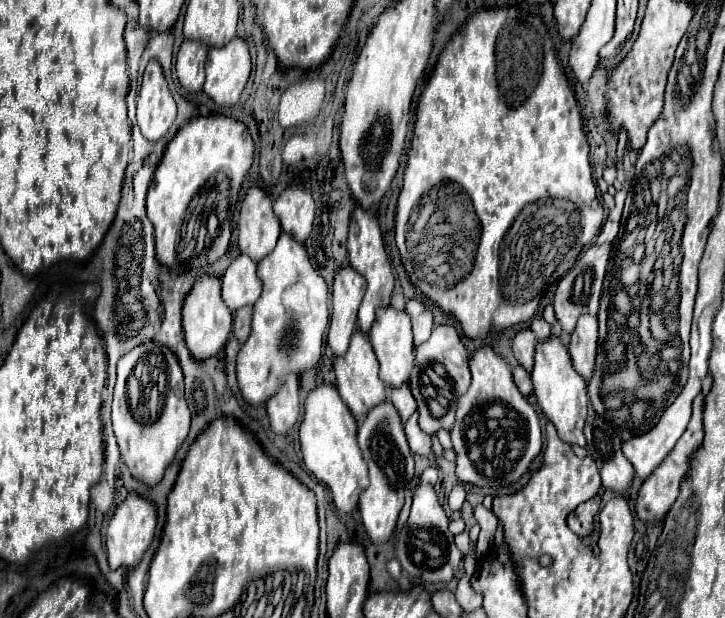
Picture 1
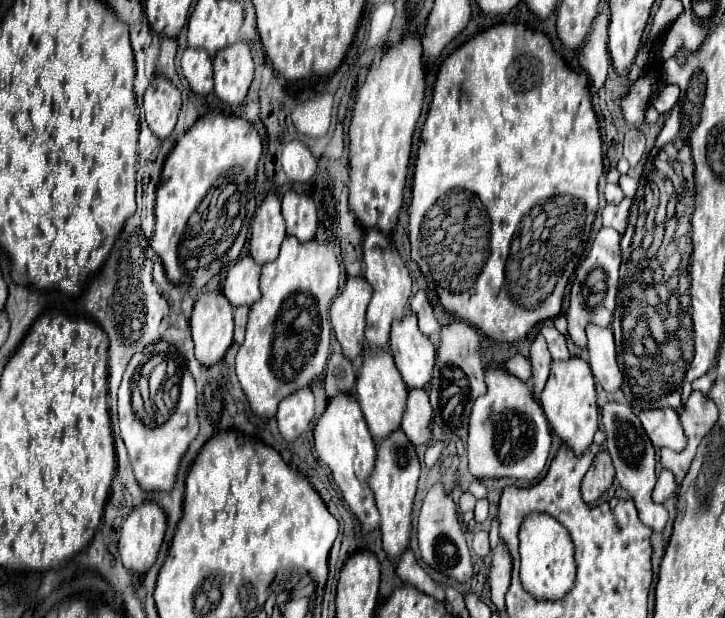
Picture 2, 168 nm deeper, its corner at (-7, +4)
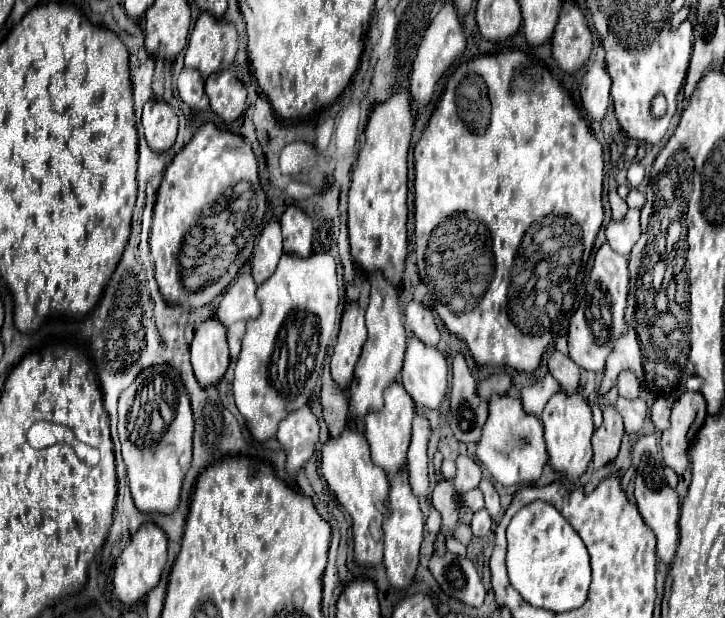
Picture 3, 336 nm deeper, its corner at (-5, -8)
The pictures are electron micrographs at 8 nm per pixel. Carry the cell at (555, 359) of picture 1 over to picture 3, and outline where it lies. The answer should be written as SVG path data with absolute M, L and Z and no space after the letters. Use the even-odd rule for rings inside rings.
M579 386L573 396L569 396L565 390L559 390L557 396L551 396L547 402L543 414L541 414L543 426L545 426L545 442L549 452L549 464L557 470L567 474L567 478L575 480L579 478L585 468L591 462L591 436L593 436L593 418L591 408L587 404L587 398L583 396L583 388Z

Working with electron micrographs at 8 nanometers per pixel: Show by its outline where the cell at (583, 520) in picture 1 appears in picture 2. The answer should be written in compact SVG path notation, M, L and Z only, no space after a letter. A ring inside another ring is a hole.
M603 450L593 458L593 464L583 478L583 486L581 486L583 500L595 502L611 486L613 476L615 476L615 468L613 468L611 456L607 450Z

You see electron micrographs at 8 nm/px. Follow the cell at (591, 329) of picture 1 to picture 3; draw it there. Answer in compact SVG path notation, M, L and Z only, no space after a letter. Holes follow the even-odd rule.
M621 372L617 376L617 382L615 382L615 388L617 388L617 394L623 396L623 398L629 398L629 400L635 400L641 392L641 386L639 386L639 380L635 378L633 372Z

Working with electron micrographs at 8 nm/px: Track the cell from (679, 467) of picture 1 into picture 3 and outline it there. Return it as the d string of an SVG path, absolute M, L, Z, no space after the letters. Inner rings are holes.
M701 392L681 394L681 398L671 410L671 426L661 436L661 450L663 450L665 466L675 470L677 476L681 476L689 466L687 450L695 434L701 430L705 416L707 410Z

